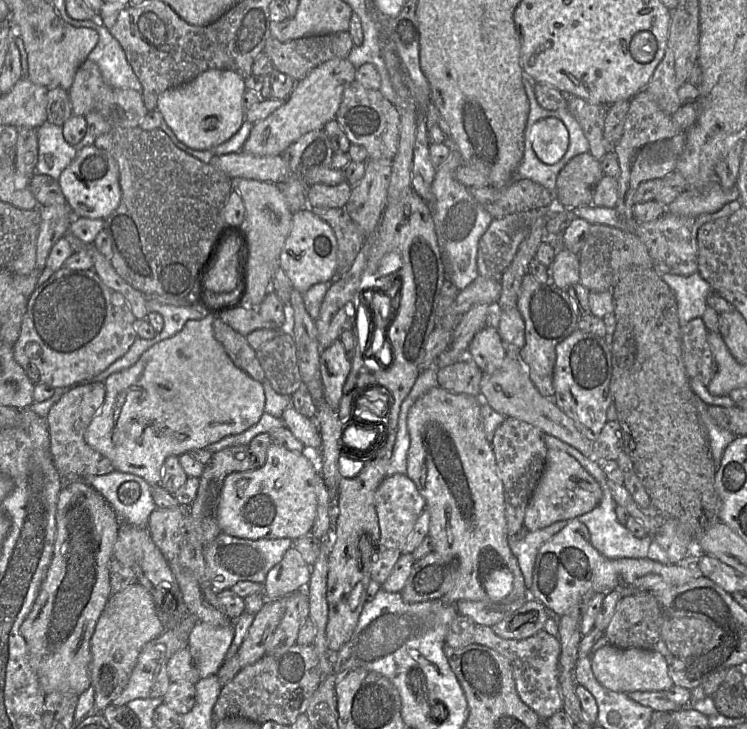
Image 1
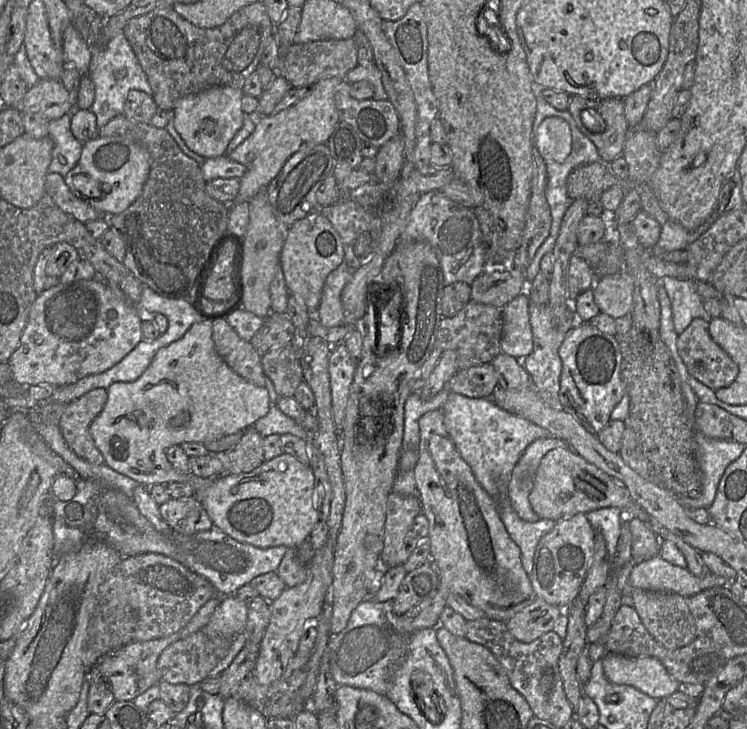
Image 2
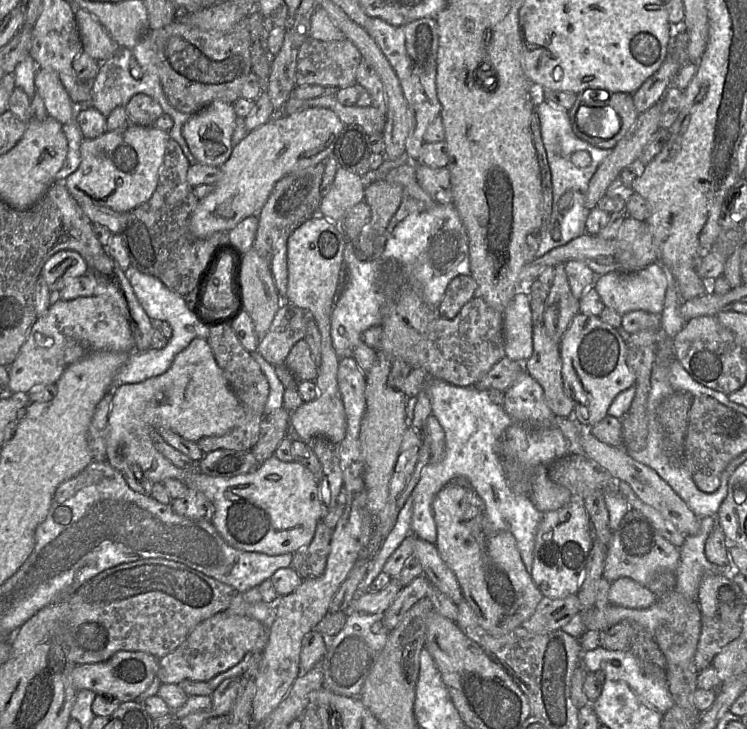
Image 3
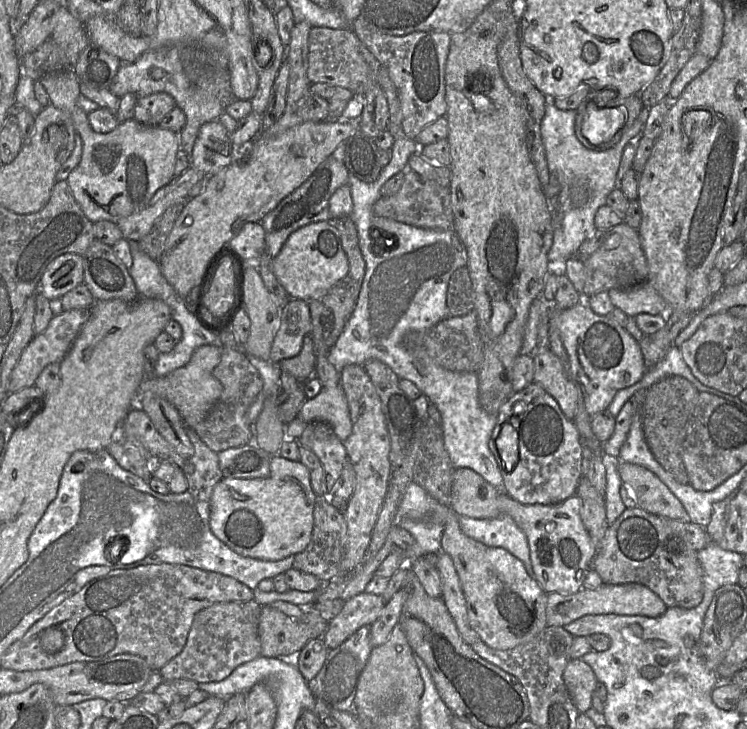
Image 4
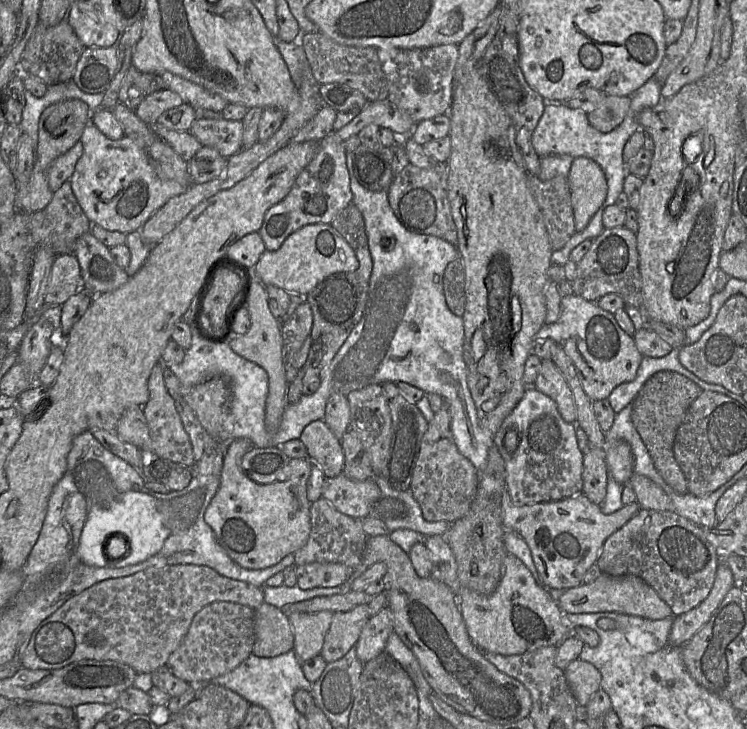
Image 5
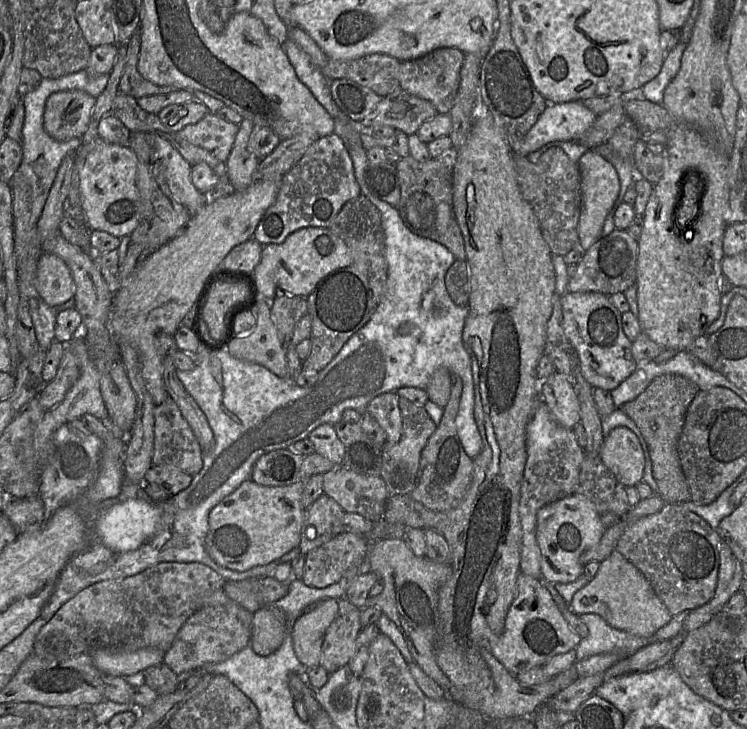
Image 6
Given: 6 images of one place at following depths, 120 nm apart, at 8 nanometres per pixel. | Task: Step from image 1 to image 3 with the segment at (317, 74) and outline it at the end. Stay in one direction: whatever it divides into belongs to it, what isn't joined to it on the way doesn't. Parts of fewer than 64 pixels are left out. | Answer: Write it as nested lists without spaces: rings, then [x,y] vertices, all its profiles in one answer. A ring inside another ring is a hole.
[[[308,108],[293,114],[275,114],[268,122],[252,130],[236,145],[228,160],[221,165],[221,176],[213,190],[200,199],[190,216],[190,231],[198,238],[217,232],[229,232],[249,216],[259,216],[275,184],[284,176],[324,162],[333,153],[335,142],[345,124],[330,109]]]

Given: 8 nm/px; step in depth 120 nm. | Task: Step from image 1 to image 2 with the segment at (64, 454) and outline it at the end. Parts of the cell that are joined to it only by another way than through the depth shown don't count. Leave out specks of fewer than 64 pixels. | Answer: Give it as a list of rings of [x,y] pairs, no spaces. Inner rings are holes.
[[[95,388],[67,404],[59,420],[60,431],[69,447],[81,458],[91,464],[102,465],[105,459],[96,447],[90,434],[90,425],[102,411],[107,401],[107,389]]]

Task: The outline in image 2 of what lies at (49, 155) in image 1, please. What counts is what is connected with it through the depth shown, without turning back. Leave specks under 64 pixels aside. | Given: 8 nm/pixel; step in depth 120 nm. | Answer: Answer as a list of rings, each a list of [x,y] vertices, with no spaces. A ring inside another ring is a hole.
[[[74,106],[69,113],[49,121],[48,136],[54,141],[54,148],[48,173],[56,173],[63,178],[76,166],[83,147],[83,143],[73,136],[70,128],[71,118],[77,110]]]

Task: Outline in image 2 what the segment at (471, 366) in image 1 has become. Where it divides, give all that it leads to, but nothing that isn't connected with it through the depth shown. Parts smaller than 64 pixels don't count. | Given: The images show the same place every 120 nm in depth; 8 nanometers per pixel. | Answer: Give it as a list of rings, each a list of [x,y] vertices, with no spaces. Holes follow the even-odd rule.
[[[490,363],[458,370],[447,383],[450,392],[468,398],[490,398],[496,386],[497,377]]]

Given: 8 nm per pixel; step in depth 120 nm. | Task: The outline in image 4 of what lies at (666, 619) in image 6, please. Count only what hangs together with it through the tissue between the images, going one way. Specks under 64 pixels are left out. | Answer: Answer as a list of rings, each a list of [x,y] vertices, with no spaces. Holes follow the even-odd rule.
[[[603,584],[596,589],[581,589],[575,594],[549,593],[546,604],[548,627],[564,627],[585,615],[617,614],[659,617],[667,610],[665,603],[648,587],[637,584]]]

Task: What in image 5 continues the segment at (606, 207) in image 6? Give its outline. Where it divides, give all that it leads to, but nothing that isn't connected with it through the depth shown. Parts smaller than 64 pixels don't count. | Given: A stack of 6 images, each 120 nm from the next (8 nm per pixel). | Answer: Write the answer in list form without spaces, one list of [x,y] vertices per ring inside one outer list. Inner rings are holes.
[[[578,157],[568,175],[575,231],[581,232],[604,203],[608,186],[602,168],[594,160]]]

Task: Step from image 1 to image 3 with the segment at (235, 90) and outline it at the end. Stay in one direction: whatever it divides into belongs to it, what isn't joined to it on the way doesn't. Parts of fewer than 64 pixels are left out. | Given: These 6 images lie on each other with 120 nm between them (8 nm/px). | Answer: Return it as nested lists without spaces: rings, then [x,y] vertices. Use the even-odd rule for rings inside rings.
[[[217,100],[192,114],[184,123],[182,135],[198,163],[220,167],[228,160],[234,148],[232,135],[236,117],[233,104]]]

